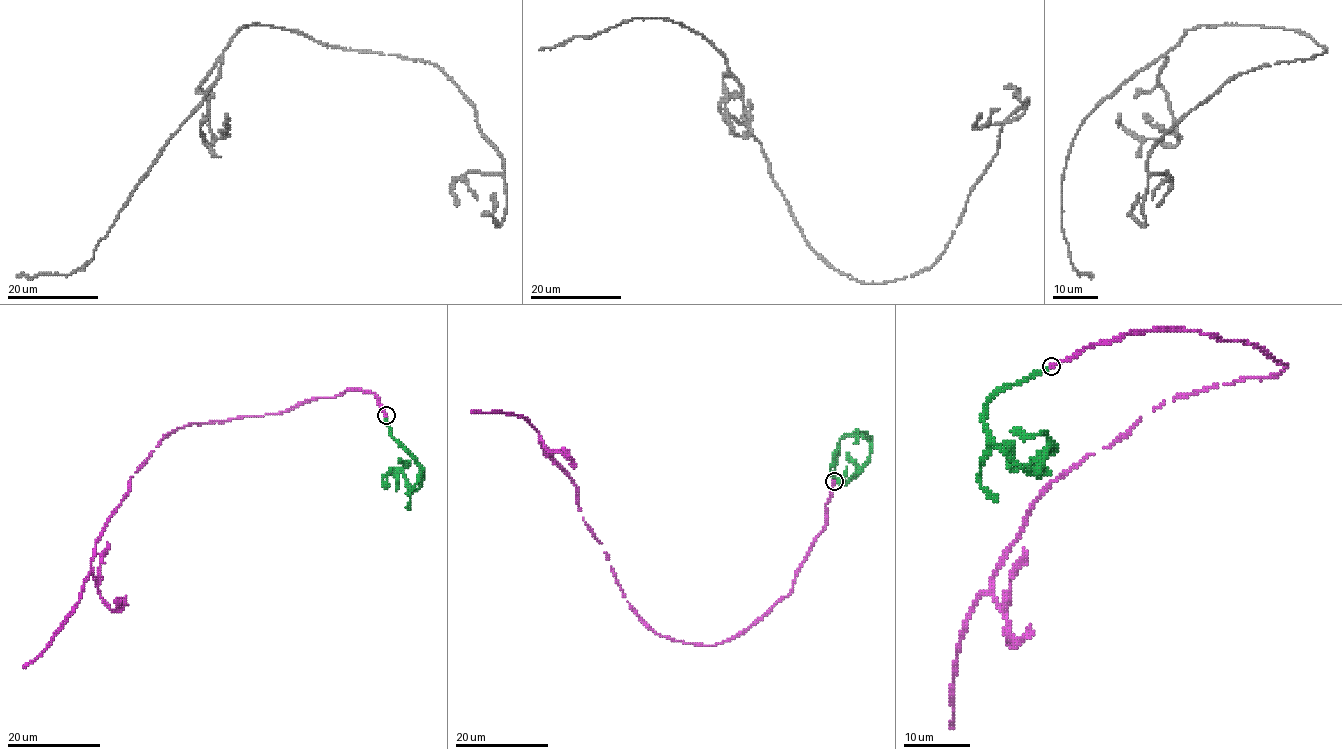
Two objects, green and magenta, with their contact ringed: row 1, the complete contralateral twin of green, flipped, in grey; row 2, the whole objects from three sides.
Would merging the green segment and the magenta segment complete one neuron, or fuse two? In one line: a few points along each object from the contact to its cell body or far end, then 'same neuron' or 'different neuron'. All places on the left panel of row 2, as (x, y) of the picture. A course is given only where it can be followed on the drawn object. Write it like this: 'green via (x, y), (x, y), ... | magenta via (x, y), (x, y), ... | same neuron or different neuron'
green via (386, 416), (389, 434), (421, 468), (422, 483), (412, 489), (401, 471), (391, 470), (385, 485), (392, 468) | magenta via (386, 416), (373, 393), (352, 390), (165, 435), (96, 542), (75, 609), (24, 668) | same neuron

